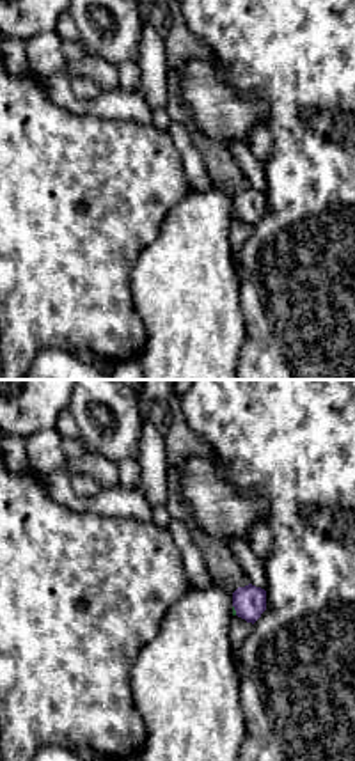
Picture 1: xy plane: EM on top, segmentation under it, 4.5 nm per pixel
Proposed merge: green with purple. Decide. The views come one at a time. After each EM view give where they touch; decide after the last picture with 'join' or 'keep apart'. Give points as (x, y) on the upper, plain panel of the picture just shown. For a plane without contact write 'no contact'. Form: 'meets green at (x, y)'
meets green at (235, 213)

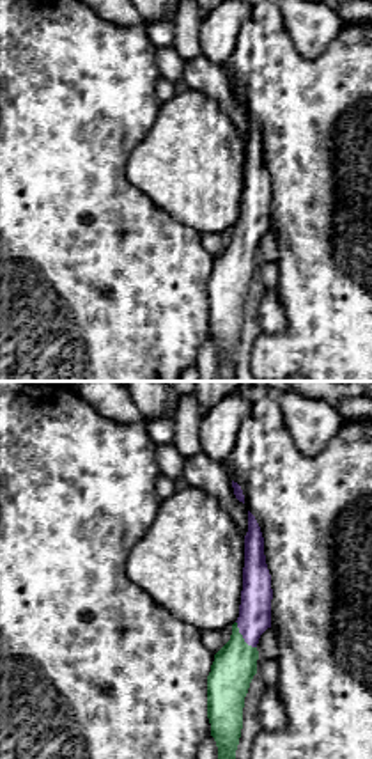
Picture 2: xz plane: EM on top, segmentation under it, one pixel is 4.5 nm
meets green at (241, 240)

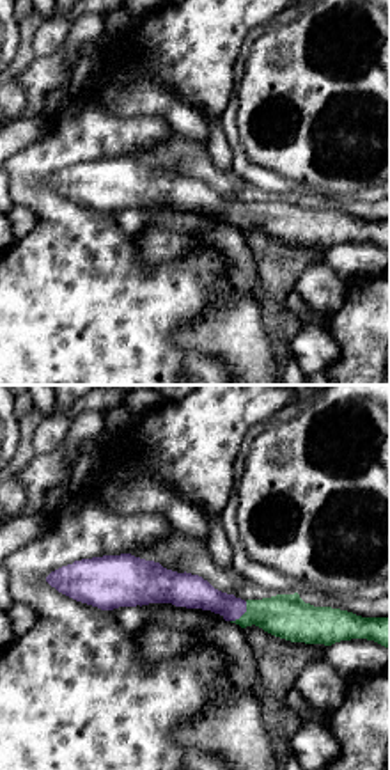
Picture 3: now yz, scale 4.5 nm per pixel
meets green at (243, 217)

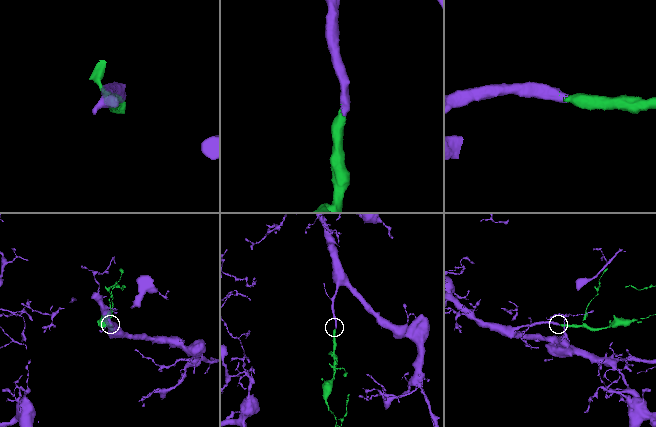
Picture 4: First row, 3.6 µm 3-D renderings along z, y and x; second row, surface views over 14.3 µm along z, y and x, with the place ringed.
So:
join

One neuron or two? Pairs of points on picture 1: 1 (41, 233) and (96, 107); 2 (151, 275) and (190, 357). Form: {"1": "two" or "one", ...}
{"1": "two", "2": "one"}

